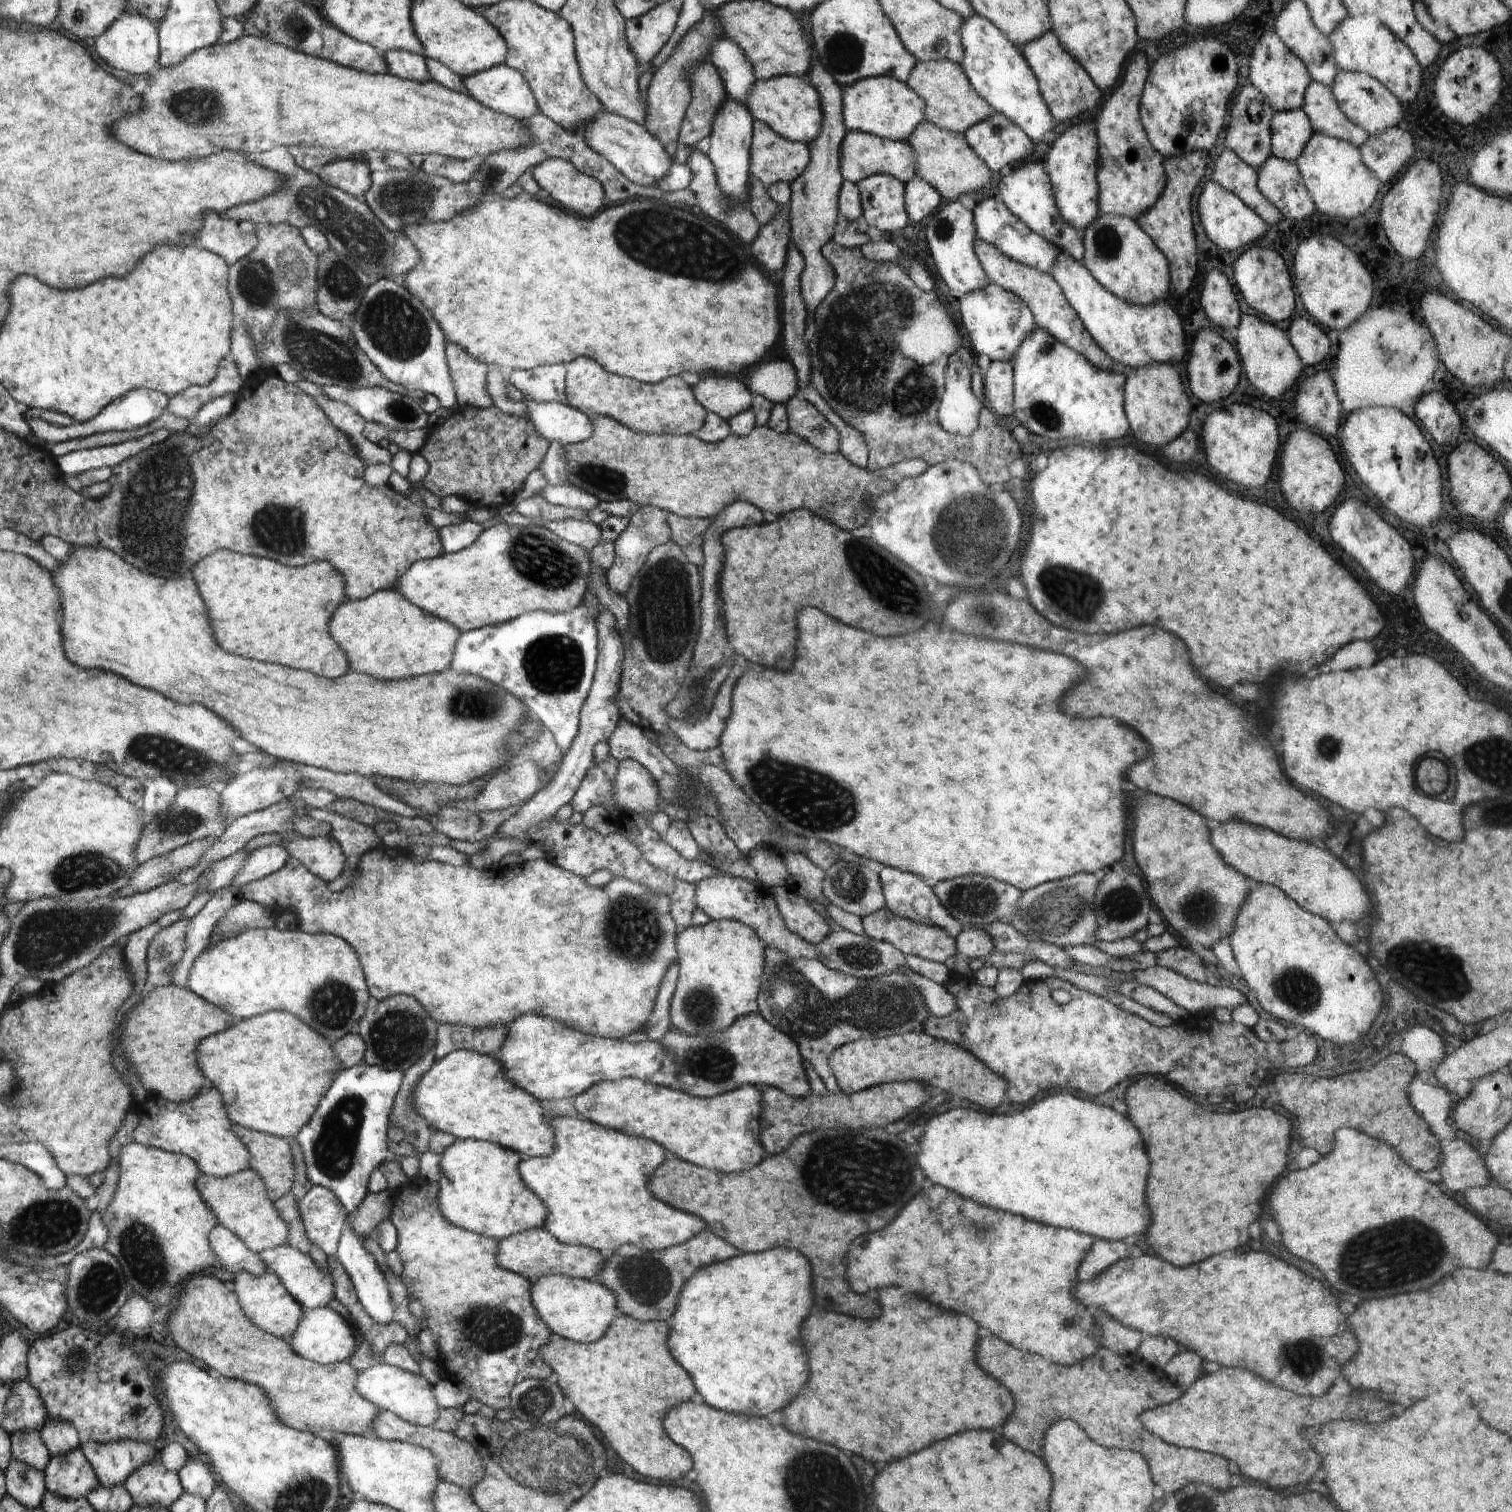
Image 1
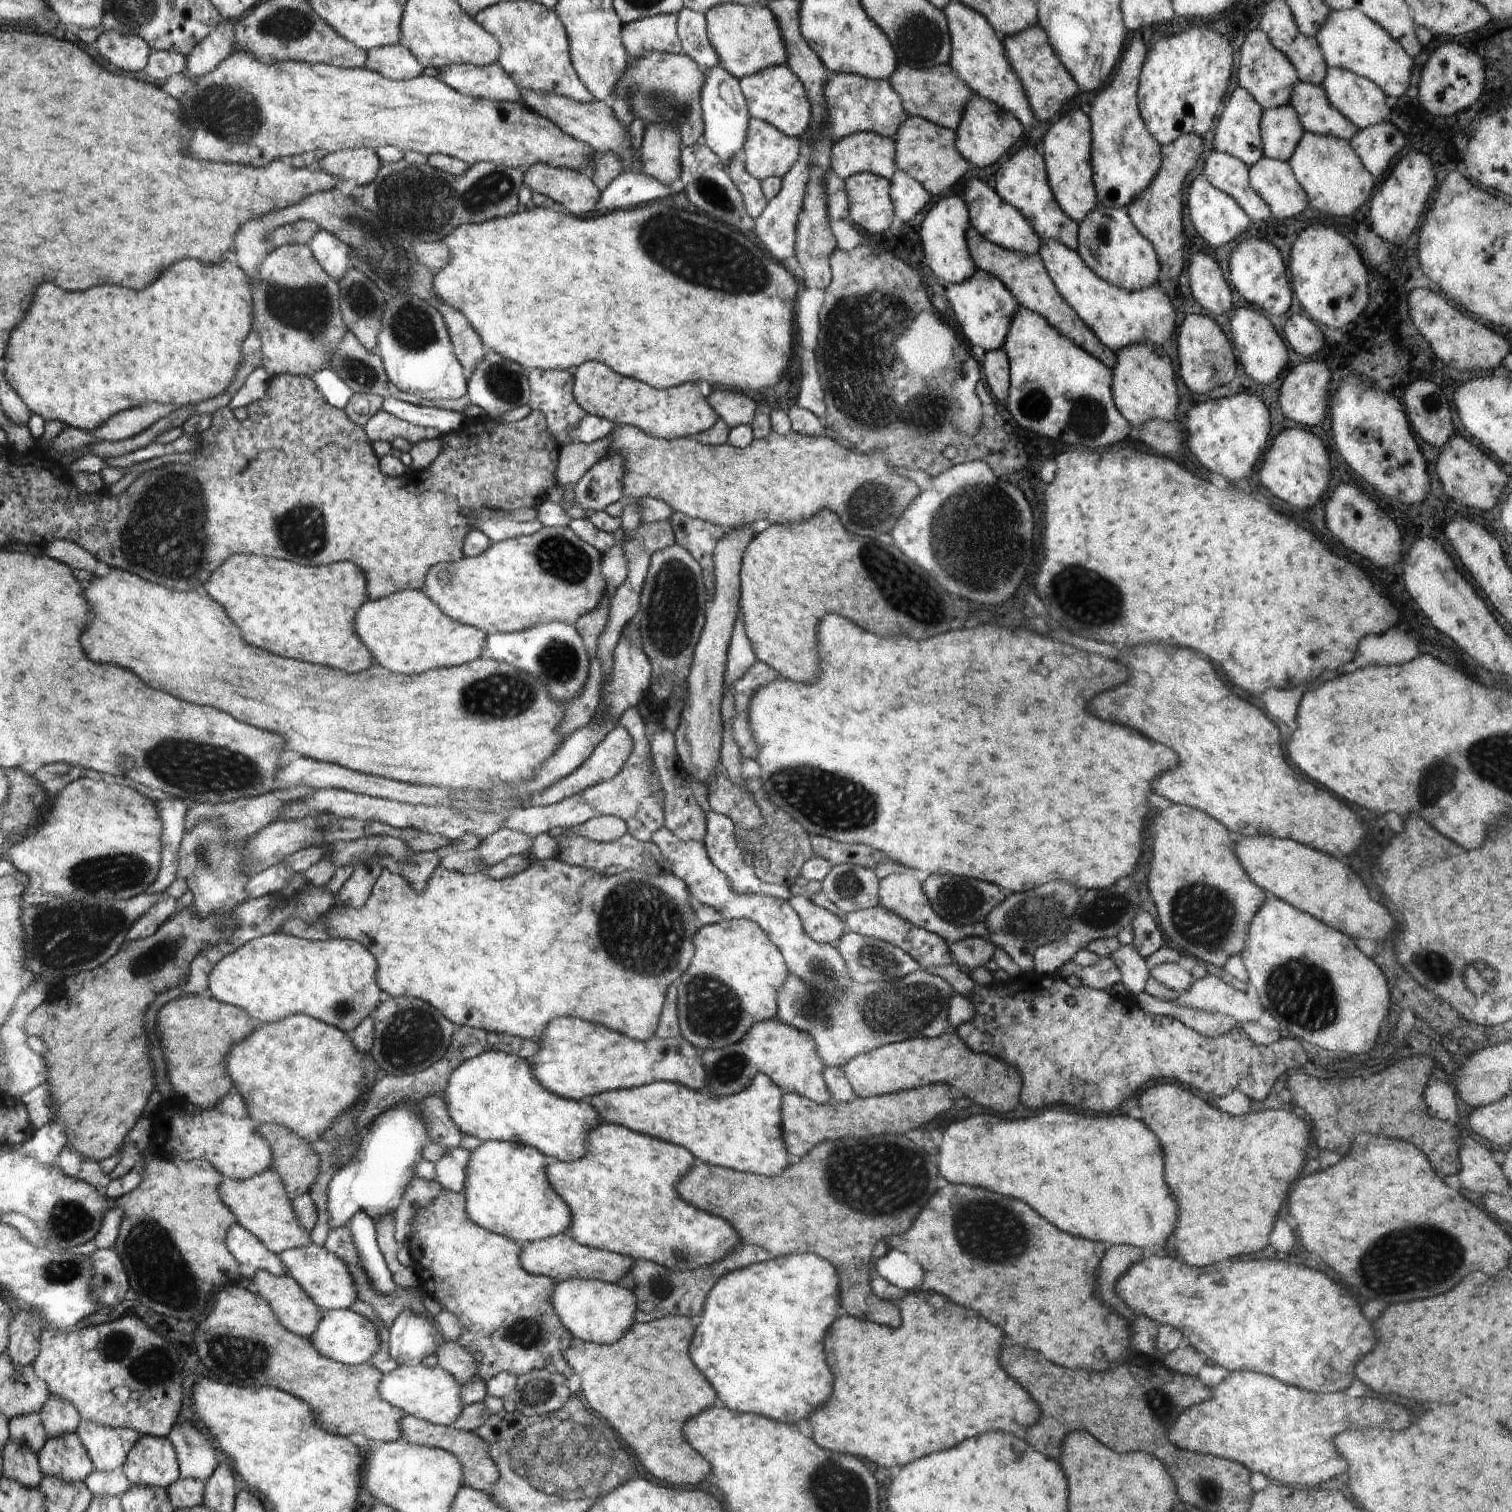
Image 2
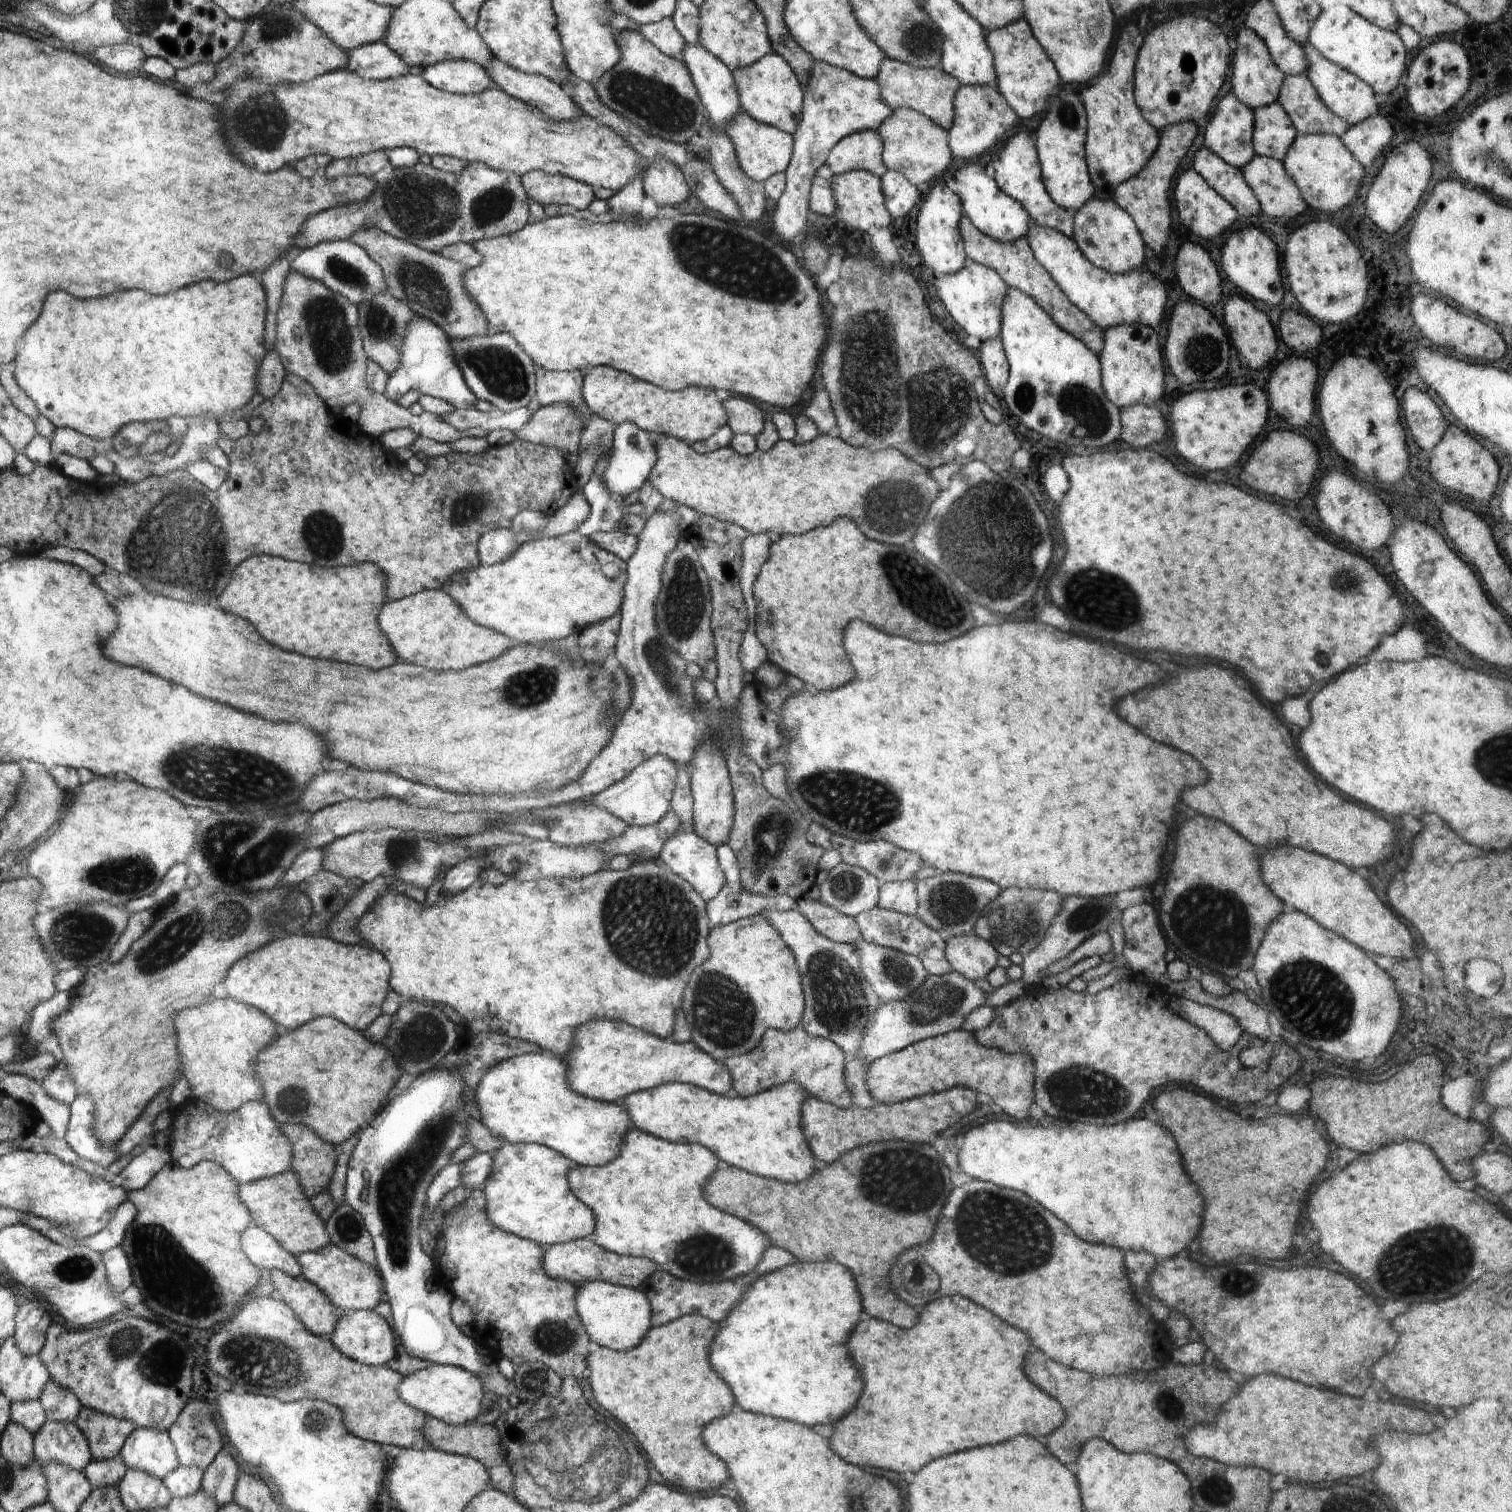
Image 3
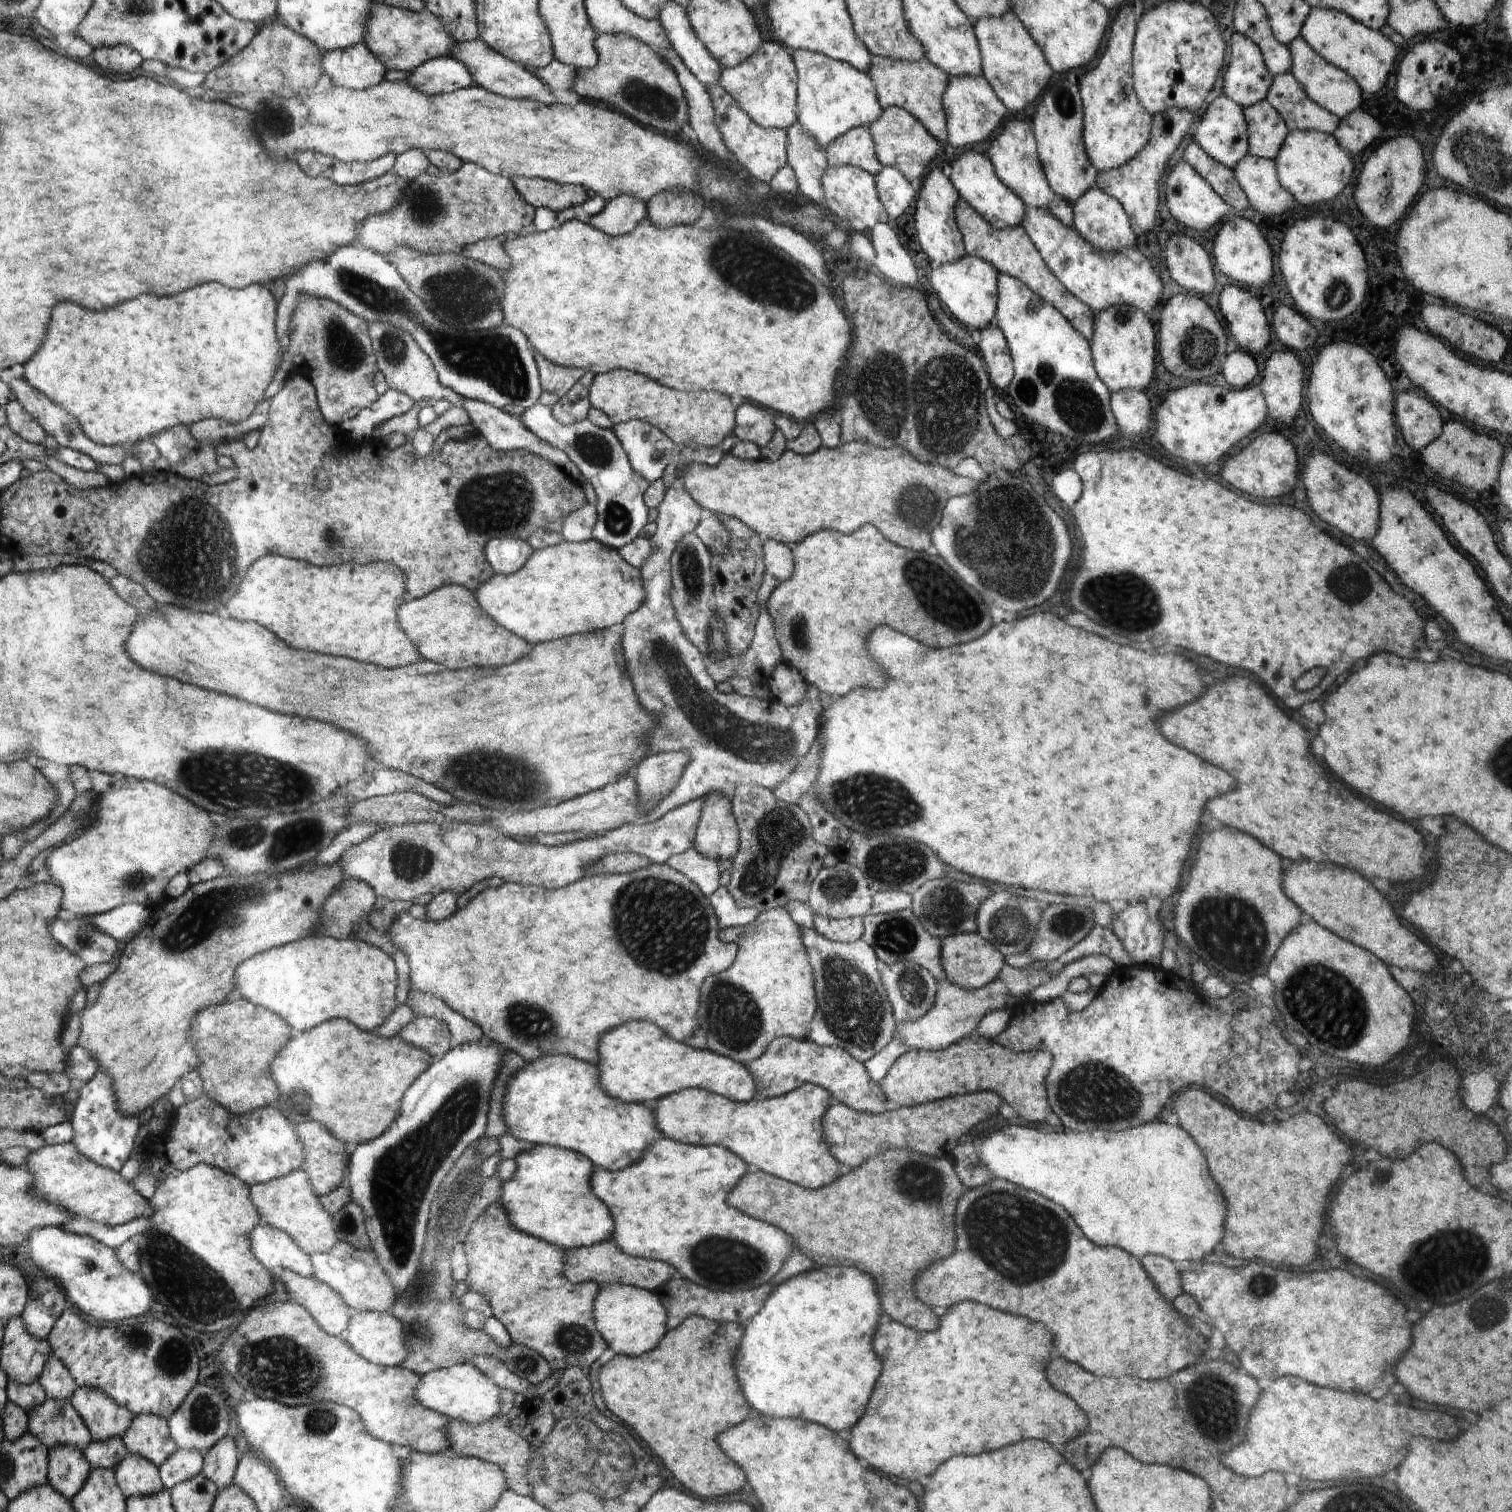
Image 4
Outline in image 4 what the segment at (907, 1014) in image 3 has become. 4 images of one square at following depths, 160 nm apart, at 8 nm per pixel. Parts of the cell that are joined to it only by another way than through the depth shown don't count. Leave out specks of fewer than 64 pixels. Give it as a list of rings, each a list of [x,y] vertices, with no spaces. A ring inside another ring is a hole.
[[[996,979],[982,988],[972,990],[960,988],[950,982],[939,984],[934,1006],[918,1020],[896,1023],[893,1039],[900,1039],[906,1043],[909,1050],[939,1051],[947,1049],[950,1045],[956,1044],[976,1031],[982,1018],[989,1012],[1004,1009],[1010,994],[1012,995],[1002,979]]]

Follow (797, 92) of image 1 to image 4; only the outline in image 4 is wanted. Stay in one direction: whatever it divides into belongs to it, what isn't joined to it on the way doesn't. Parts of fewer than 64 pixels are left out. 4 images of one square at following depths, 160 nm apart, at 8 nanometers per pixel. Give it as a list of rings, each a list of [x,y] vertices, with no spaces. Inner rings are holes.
[[[763,40],[757,51],[733,67],[722,67],[719,85],[758,126],[787,130],[797,122],[797,68],[784,46]]]

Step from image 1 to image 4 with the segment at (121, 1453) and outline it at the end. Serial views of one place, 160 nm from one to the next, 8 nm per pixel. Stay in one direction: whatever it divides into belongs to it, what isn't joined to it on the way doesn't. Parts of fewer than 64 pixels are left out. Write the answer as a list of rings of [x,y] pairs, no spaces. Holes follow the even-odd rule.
[[[77,1387],[69,1401],[89,1427],[94,1441],[123,1438],[134,1419],[129,1408],[118,1404],[113,1397],[97,1388]]]

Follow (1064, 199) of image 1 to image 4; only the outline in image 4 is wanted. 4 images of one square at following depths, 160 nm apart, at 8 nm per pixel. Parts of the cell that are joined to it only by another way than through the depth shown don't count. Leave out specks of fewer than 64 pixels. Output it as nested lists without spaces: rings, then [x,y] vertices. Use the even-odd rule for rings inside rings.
[[[1066,78],[1062,80],[1064,82],[1056,82],[1046,87],[1031,124],[1037,142],[1037,153],[1048,184],[1057,195],[1073,204],[1084,192],[1094,186],[1099,172],[1088,160],[1083,143],[1083,102],[1080,91],[1078,92],[1079,83],[1070,84],[1066,82]]]

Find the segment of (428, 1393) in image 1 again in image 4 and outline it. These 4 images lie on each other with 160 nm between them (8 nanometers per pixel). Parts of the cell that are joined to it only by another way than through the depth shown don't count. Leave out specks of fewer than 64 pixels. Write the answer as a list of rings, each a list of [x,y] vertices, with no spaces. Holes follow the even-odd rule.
[[[455,1362],[452,1367],[441,1368],[430,1371],[428,1375],[421,1375],[420,1386],[417,1388],[417,1399],[427,1409],[449,1416],[450,1419],[480,1424],[496,1417],[500,1410],[498,1387],[473,1364]]]

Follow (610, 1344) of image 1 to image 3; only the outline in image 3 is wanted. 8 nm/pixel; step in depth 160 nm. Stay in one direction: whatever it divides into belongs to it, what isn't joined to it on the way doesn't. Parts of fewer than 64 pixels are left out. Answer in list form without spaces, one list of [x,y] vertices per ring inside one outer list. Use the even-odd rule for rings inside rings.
[[[684,1315],[672,1323],[668,1323],[649,1330],[645,1339],[629,1351],[615,1351],[590,1341],[588,1356],[588,1378],[592,1390],[596,1394],[596,1402],[614,1412],[614,1418],[626,1424],[626,1432],[632,1434],[634,1446],[639,1450],[640,1458],[650,1464],[650,1472],[654,1466],[660,1474],[674,1486],[680,1486],[688,1491],[709,1491],[718,1488],[728,1480],[727,1464],[718,1460],[715,1454],[708,1452],[703,1432],[704,1426],[714,1418],[722,1418],[732,1413],[734,1408],[734,1394],[726,1388],[726,1382],[720,1380],[721,1376],[712,1370],[712,1361],[709,1360],[710,1344],[714,1340],[719,1326],[713,1320],[700,1315]]]

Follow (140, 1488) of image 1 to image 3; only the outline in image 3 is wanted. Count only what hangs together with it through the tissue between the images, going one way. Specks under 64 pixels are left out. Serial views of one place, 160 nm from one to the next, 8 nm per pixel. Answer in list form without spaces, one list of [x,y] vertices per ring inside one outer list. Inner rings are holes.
[[[136,1427],[133,1434],[125,1440],[120,1454],[128,1470],[149,1473],[160,1480],[164,1480],[165,1476],[174,1472],[180,1464],[169,1432],[152,1427]]]

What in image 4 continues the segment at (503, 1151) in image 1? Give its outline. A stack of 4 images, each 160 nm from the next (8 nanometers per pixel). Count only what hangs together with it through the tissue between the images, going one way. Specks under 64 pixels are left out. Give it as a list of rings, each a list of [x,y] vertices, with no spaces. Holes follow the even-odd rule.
[[[533,1145],[529,1151],[521,1152],[515,1161],[517,1171],[510,1180],[504,1182],[500,1204],[517,1229],[540,1240],[551,1242],[563,1250],[589,1247],[602,1241],[612,1240],[616,1222],[605,1201],[593,1192],[592,1178],[596,1168],[589,1157],[562,1147]]]

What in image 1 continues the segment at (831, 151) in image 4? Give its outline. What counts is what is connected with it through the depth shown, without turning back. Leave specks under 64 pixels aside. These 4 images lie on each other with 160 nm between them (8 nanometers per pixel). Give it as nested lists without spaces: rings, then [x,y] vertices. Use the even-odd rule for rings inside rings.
[[[849,131],[840,145],[841,175],[844,181],[857,183],[875,174],[892,175],[900,182],[908,182],[916,177],[915,152],[906,141],[893,141],[865,132]]]

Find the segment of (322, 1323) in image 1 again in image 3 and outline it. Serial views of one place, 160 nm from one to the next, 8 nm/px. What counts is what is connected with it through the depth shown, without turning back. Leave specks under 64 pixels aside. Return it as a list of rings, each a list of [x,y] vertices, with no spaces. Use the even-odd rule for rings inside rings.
[[[343,1311],[333,1330],[330,1340],[352,1360],[365,1365],[386,1365],[396,1356],[394,1340],[397,1339],[394,1328],[376,1311]]]

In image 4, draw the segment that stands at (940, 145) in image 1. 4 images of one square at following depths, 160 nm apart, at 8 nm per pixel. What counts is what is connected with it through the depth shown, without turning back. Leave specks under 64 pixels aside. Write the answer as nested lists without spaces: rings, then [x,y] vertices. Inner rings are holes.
[[[895,106],[883,109],[882,114],[869,124],[868,129],[881,165],[898,168],[918,193],[921,189],[922,176],[926,175],[926,166],[938,154],[941,142],[937,141],[910,112]]]

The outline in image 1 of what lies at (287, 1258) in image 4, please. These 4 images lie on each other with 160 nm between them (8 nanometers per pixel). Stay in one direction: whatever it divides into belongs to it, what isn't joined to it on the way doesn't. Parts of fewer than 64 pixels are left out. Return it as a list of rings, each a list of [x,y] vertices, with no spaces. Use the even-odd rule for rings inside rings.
[[[218,1224],[210,1231],[209,1243],[222,1268],[233,1273],[246,1271],[254,1276],[262,1276],[268,1271],[259,1253],[254,1252],[237,1233],[224,1225]]]

